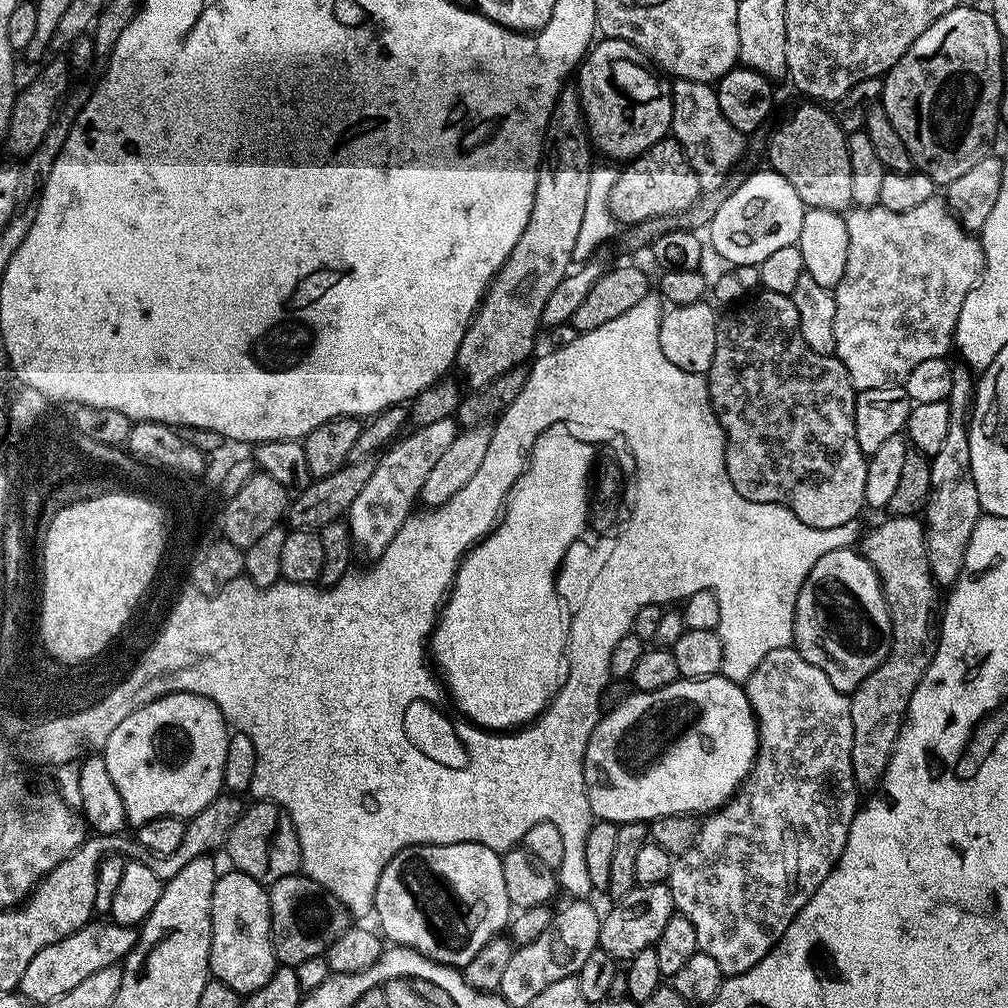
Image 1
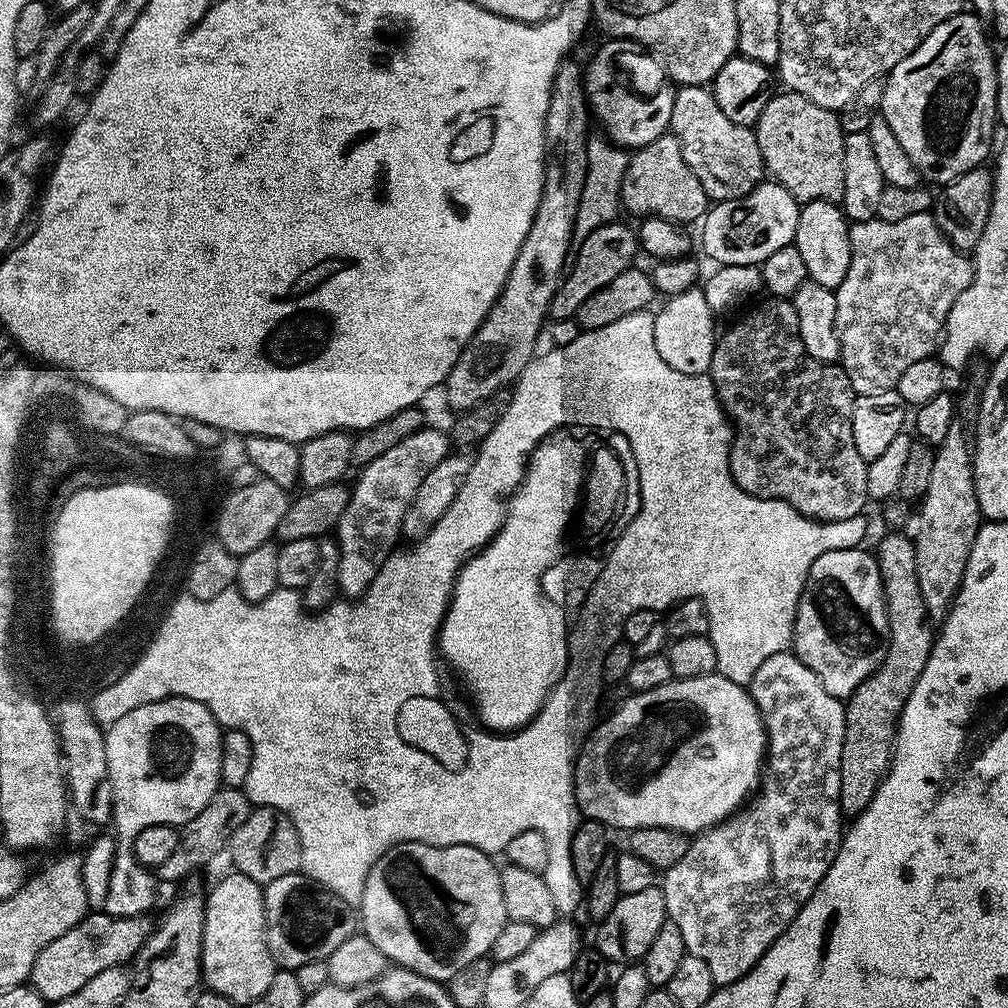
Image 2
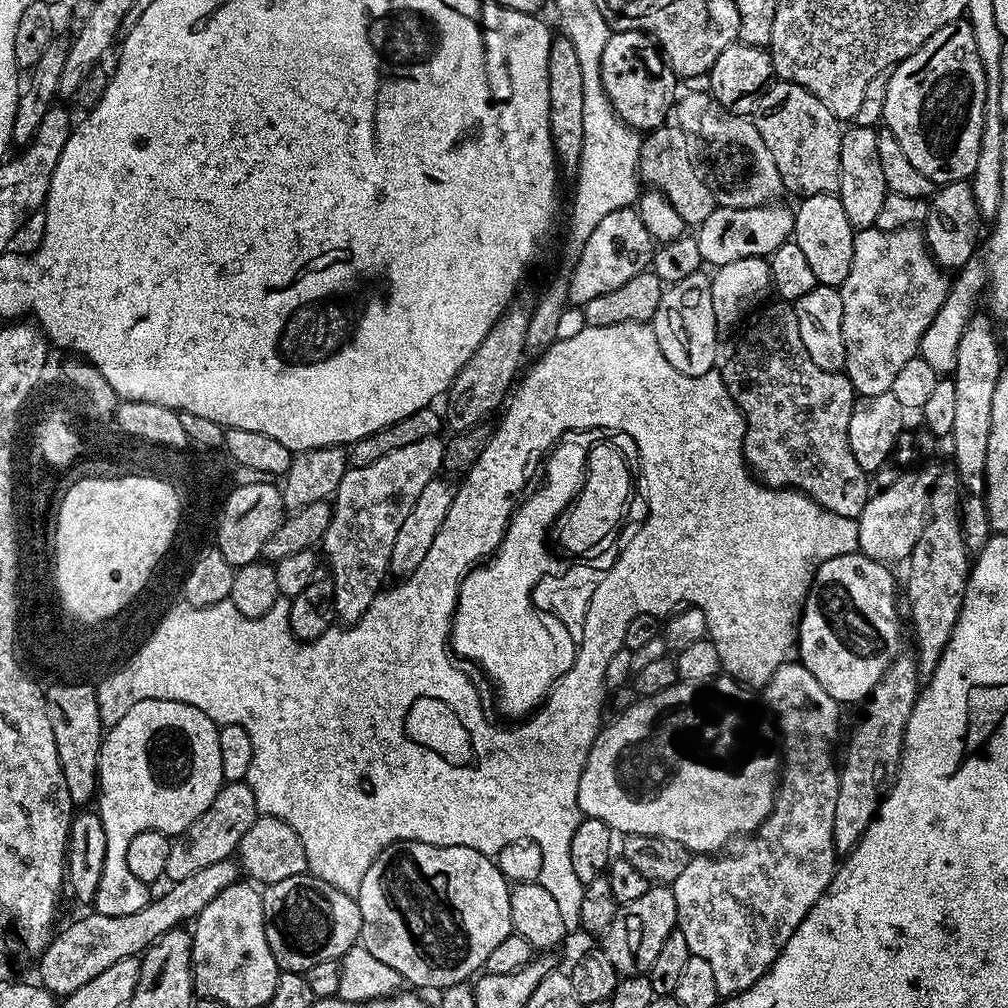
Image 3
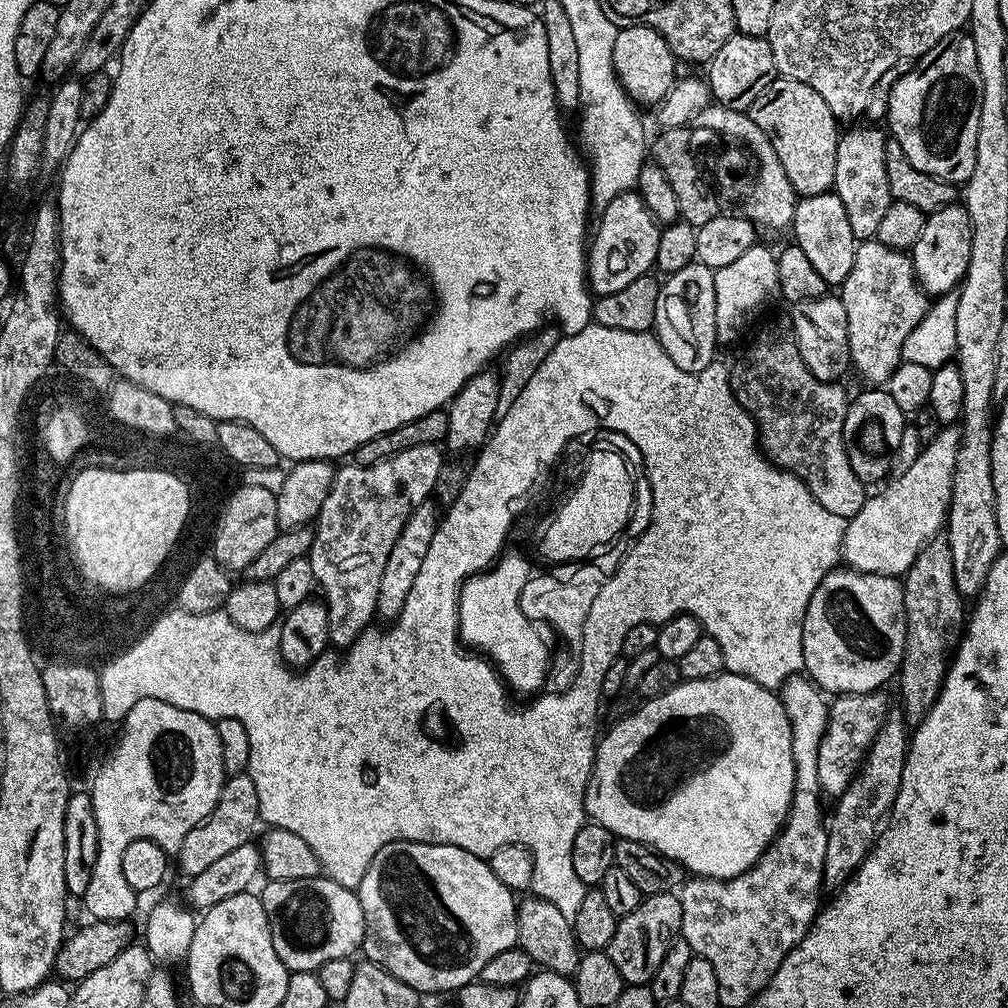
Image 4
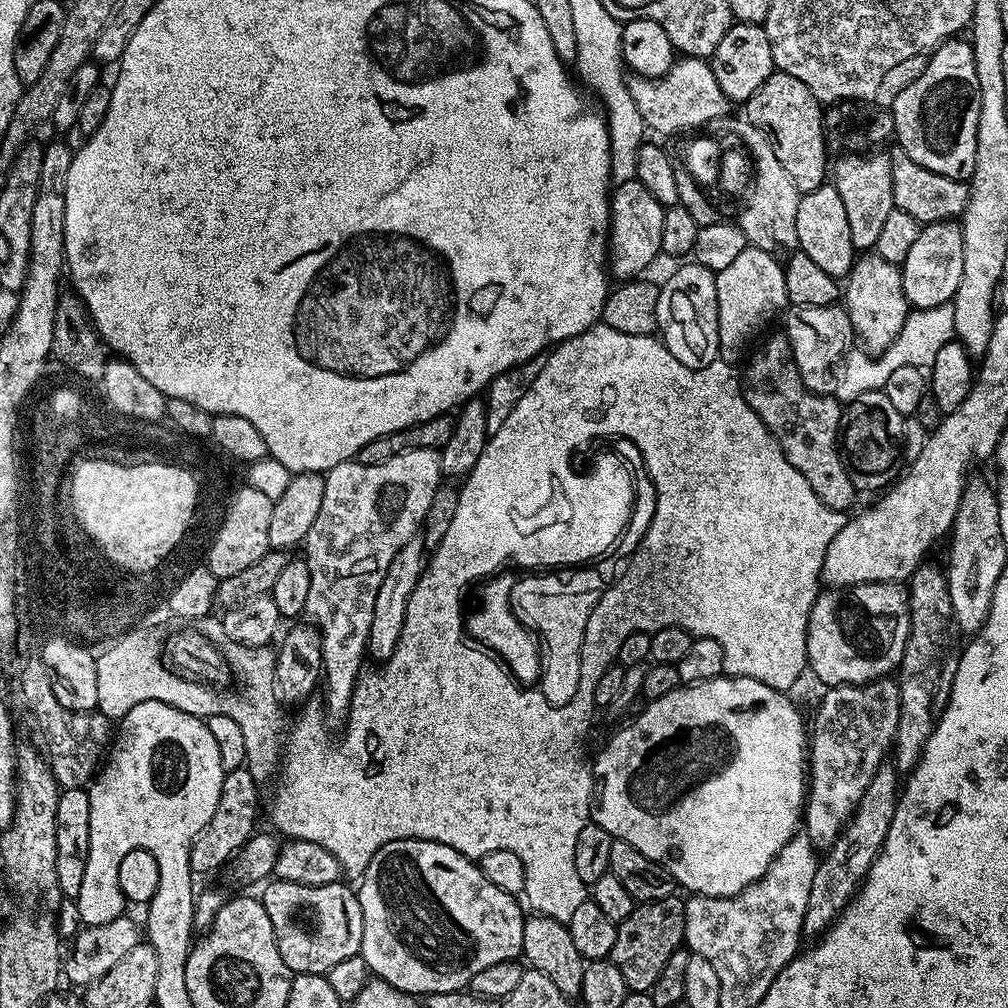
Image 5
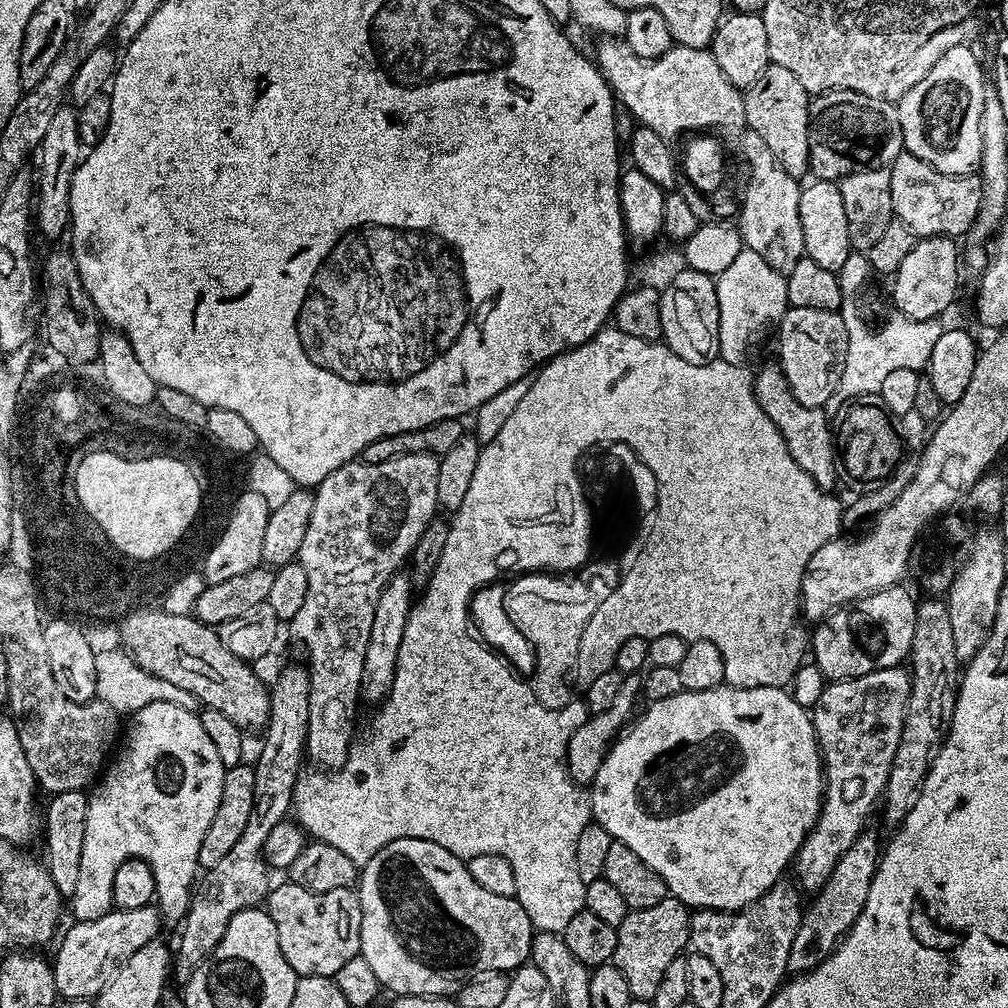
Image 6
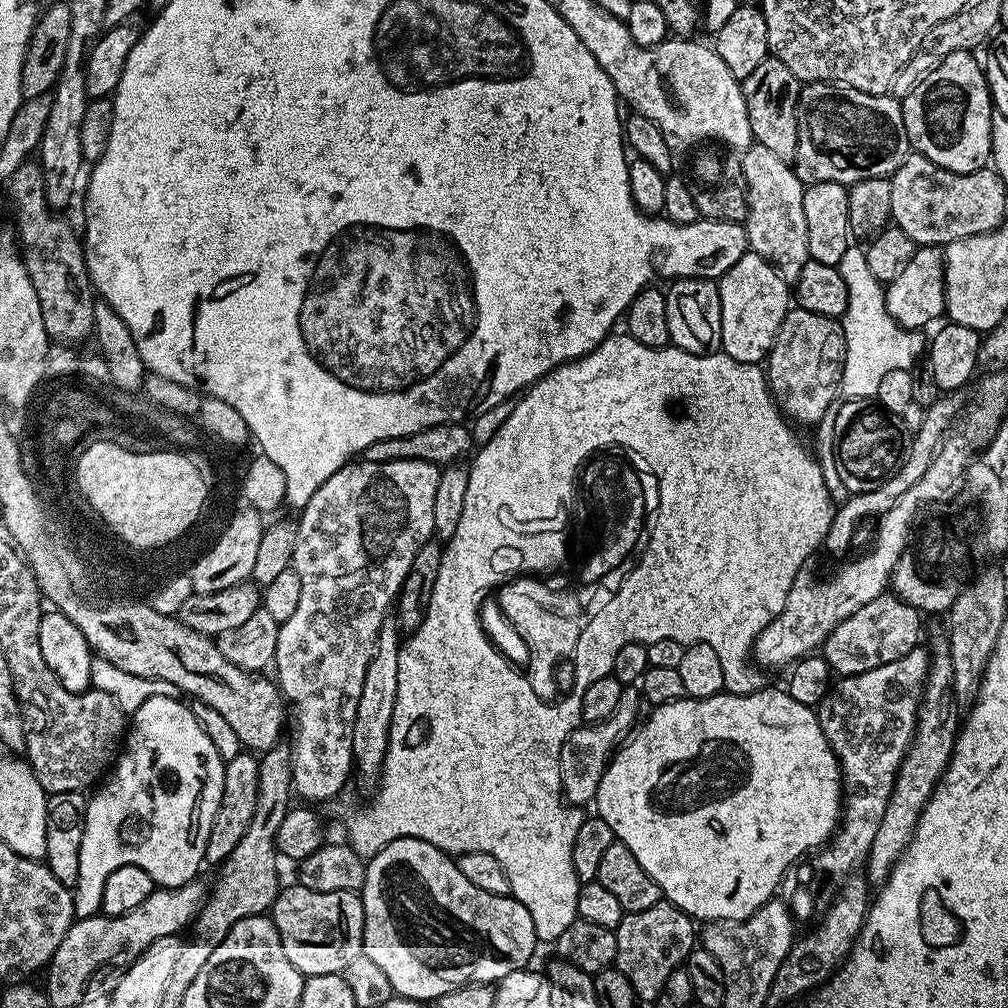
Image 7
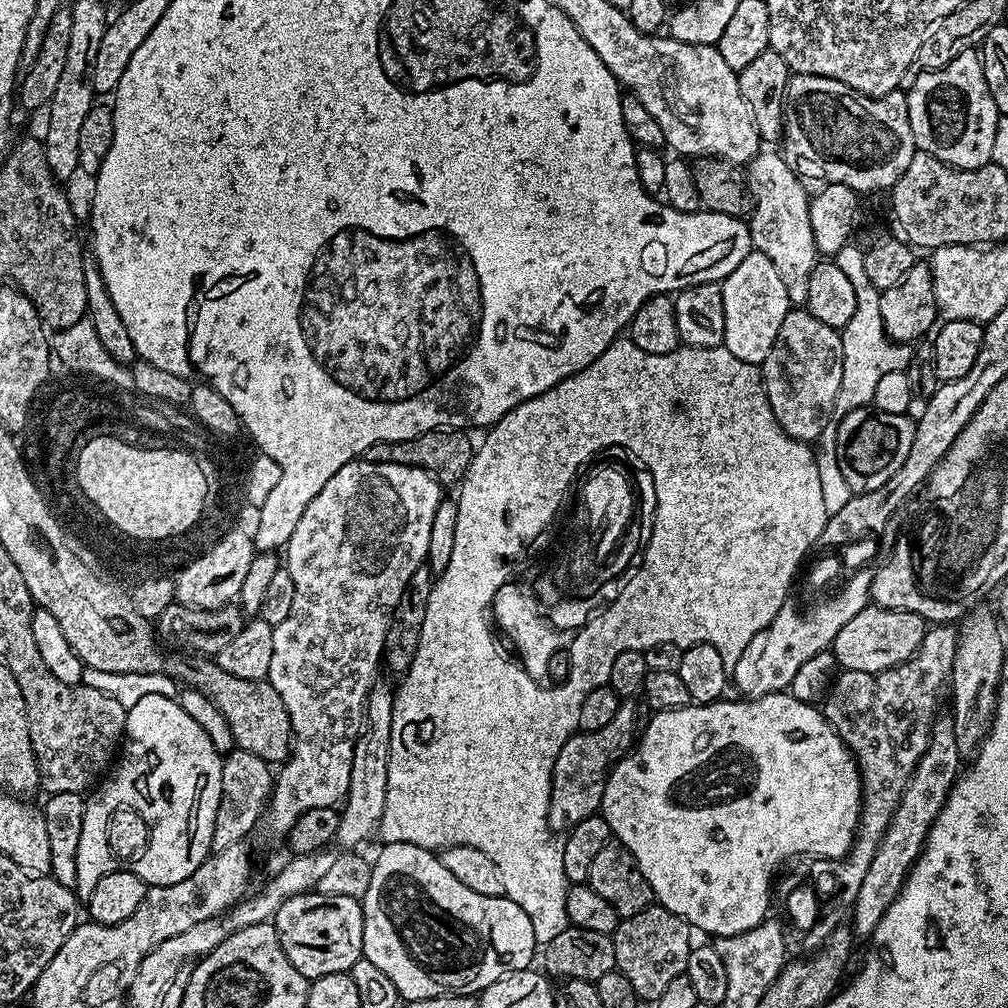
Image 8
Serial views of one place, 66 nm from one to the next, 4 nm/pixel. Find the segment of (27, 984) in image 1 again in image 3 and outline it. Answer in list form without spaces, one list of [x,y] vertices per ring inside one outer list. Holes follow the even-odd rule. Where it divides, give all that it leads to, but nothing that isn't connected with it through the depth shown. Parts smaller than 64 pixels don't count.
[[[235,859],[214,862],[214,866],[206,866],[206,870],[190,874],[190,878],[175,881],[171,885],[172,889],[161,900],[153,899],[148,907],[134,910],[134,914],[111,916],[92,910],[89,911],[89,916],[66,925],[64,929],[61,927],[38,957],[39,987],[57,998],[63,998],[74,994],[74,990],[81,986],[86,986],[86,982],[98,978],[98,974],[102,974],[102,970],[107,970],[109,966],[114,966],[114,962],[122,962],[122,958],[131,956],[139,957],[162,934],[181,927],[185,922],[195,921],[201,910],[210,906],[210,902],[214,902],[214,898],[218,898],[226,886],[237,883],[236,872],[238,873],[238,864]]]

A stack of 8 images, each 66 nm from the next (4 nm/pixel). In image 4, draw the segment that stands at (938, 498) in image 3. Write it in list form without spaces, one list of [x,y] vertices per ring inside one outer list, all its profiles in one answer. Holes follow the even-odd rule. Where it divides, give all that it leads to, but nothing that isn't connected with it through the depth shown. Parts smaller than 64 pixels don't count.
[[[937,537],[935,540],[930,541],[918,554],[918,558],[914,560],[914,564],[911,566],[910,570],[906,572],[902,578],[903,583],[903,606],[906,610],[907,616],[907,634],[906,634],[906,646],[904,647],[904,656],[903,662],[900,666],[898,673],[898,681],[900,680],[900,704],[899,707],[902,709],[905,721],[909,725],[915,726],[921,724],[924,721],[924,715],[930,711],[934,706],[934,702],[938,698],[938,694],[942,690],[944,685],[944,679],[948,673],[948,666],[952,656],[952,649],[955,649],[959,643],[959,639],[963,633],[964,621],[966,618],[966,610],[964,612],[962,608],[962,603],[964,603],[964,598],[960,595],[960,592],[957,590],[957,584],[954,582],[954,568],[953,568],[953,554],[950,552],[950,546],[947,542],[947,539],[943,537]]]

